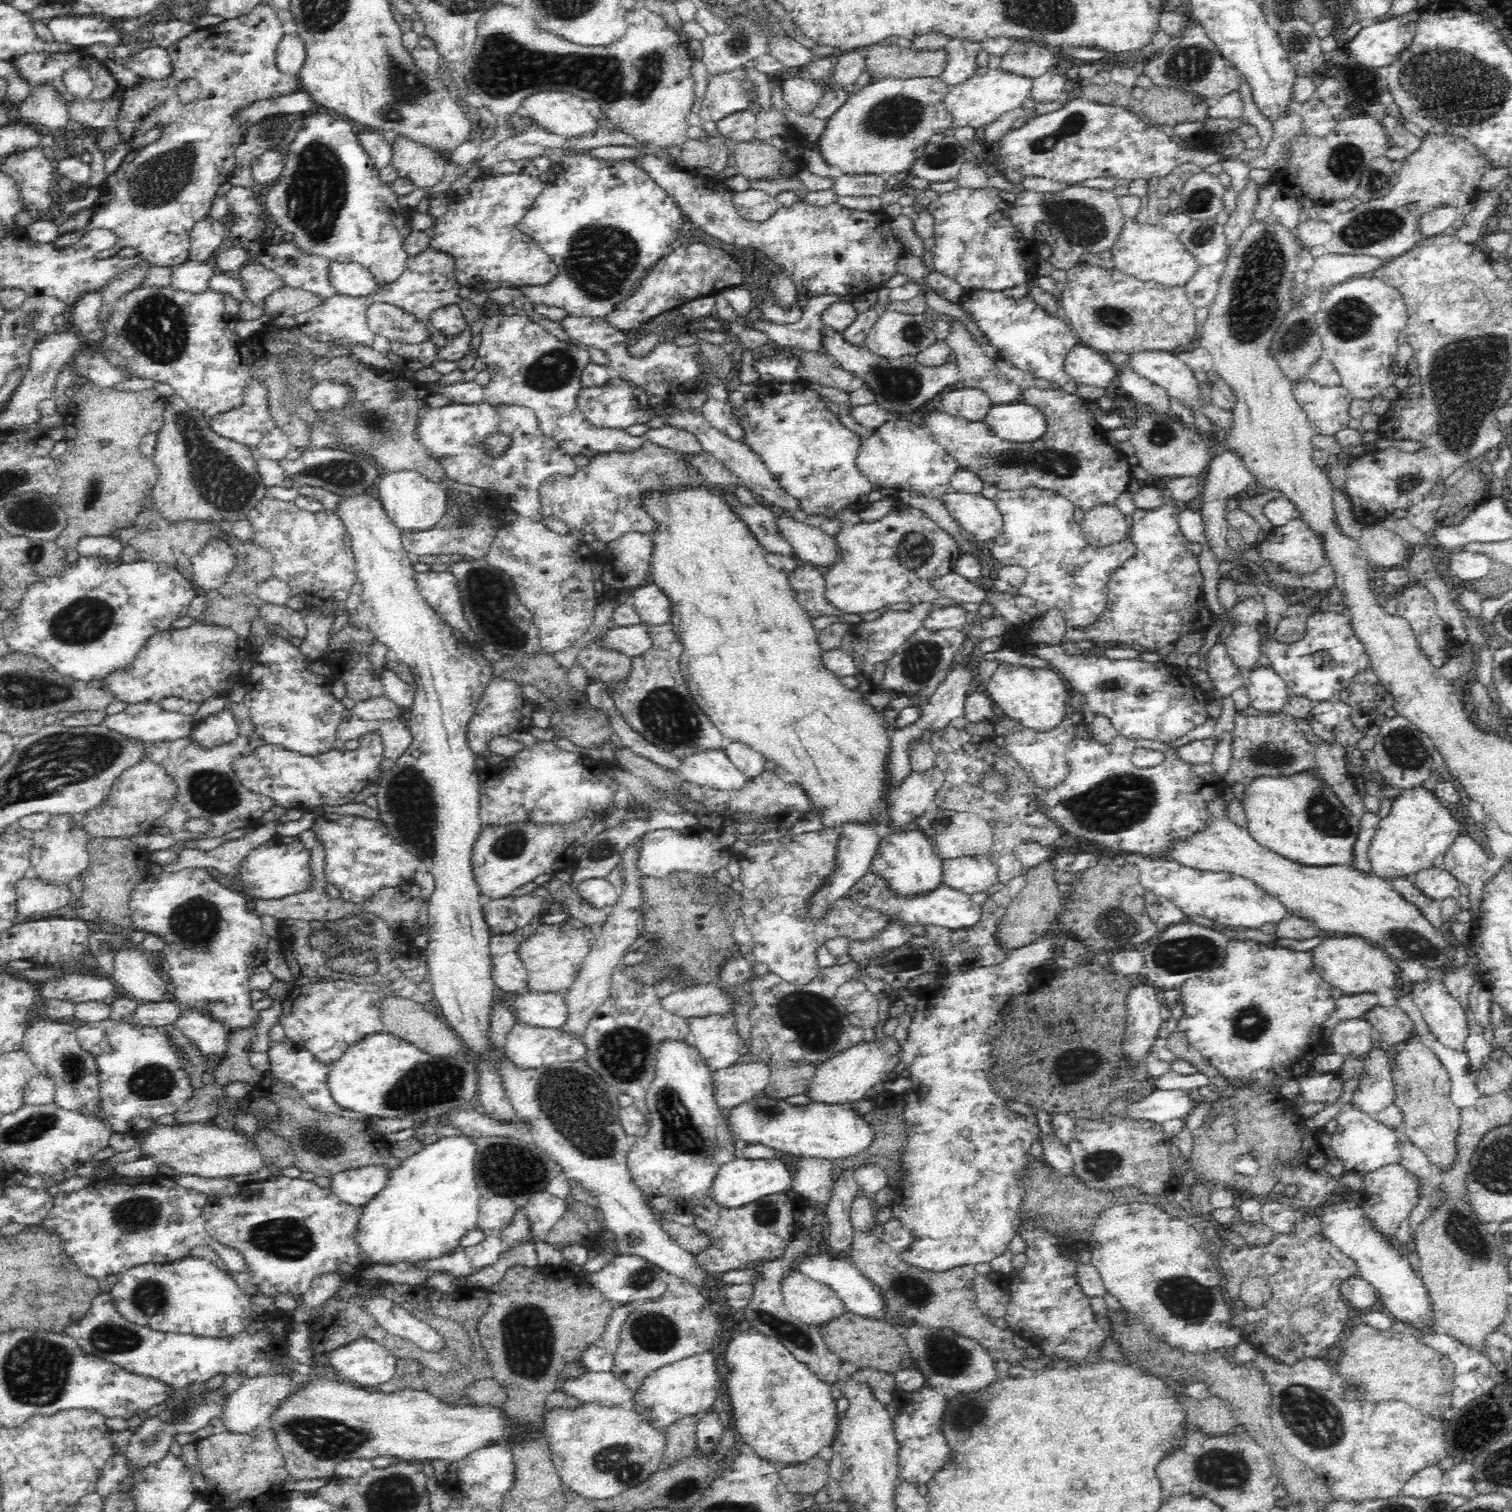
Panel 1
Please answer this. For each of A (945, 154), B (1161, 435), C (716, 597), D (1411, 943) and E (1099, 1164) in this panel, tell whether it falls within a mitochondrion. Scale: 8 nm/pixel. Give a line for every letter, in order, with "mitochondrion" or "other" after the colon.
A: mitochondrion
B: mitochondrion
C: other
D: mitochondrion
E: mitochondrion

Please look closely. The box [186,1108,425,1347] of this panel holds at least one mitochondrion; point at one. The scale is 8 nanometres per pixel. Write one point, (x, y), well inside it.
(288, 1239)

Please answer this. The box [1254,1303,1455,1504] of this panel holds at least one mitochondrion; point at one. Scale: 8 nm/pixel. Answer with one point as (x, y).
(1315, 1419)

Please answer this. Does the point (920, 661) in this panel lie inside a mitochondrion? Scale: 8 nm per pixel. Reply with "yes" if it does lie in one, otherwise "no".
yes

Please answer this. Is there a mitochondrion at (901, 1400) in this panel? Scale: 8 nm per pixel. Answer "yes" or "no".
no

